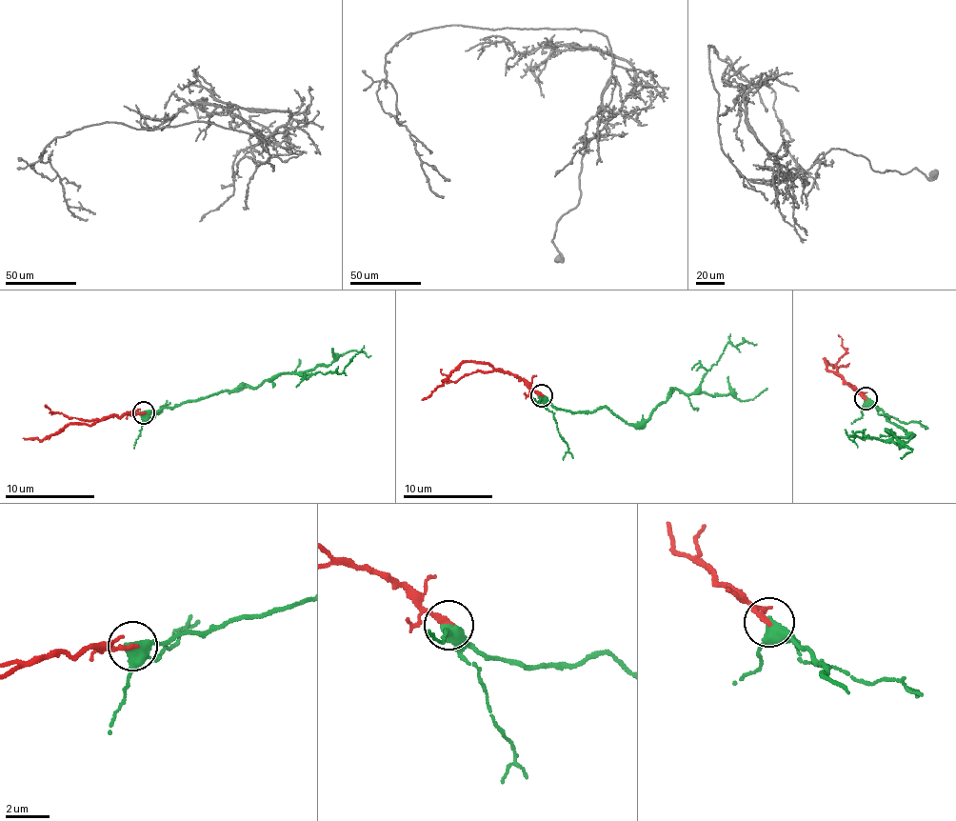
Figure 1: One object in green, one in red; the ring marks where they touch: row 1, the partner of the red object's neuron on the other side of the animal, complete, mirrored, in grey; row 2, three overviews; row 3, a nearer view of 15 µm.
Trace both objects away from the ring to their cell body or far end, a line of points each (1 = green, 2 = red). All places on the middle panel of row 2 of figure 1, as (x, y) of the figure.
1: (542, 395), (558, 409), (607, 407), (628, 423), (645, 424), (674, 390), (692, 393), (729, 342), (757, 344)
2: (542, 395), (512, 374), (496, 370), (487, 364), (463, 361), (450, 371), (440, 387), (422, 399)

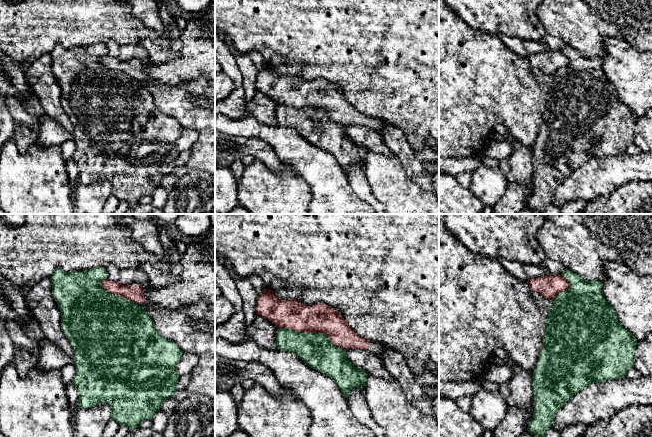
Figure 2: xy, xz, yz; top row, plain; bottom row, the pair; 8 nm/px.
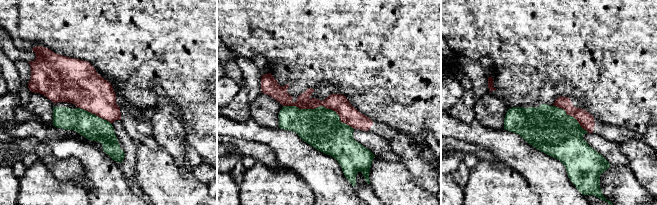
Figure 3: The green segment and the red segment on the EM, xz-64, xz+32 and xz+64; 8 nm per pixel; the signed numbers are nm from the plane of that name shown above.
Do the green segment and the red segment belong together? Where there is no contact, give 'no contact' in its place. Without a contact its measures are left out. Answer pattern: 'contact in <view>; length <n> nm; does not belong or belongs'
contact in xz; length 550 nm; does not belong

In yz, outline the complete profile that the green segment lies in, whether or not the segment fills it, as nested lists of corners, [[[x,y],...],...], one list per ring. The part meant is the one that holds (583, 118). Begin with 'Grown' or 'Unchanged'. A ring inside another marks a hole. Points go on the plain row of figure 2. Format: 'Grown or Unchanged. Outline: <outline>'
Unchanged. Outline: [[[566,45],[562,52],[569,63],[553,74],[553,81],[544,97],[542,126],[533,147],[534,188],[527,207],[539,214],[544,214],[545,208],[552,203],[557,188],[576,169],[591,159],[625,154],[628,146],[634,143],[636,135],[637,115],[619,99],[615,86],[603,71],[602,58],[585,57],[569,45]]]

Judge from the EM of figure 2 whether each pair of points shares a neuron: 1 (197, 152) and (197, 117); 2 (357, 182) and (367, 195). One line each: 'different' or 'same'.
1: same
2: same

